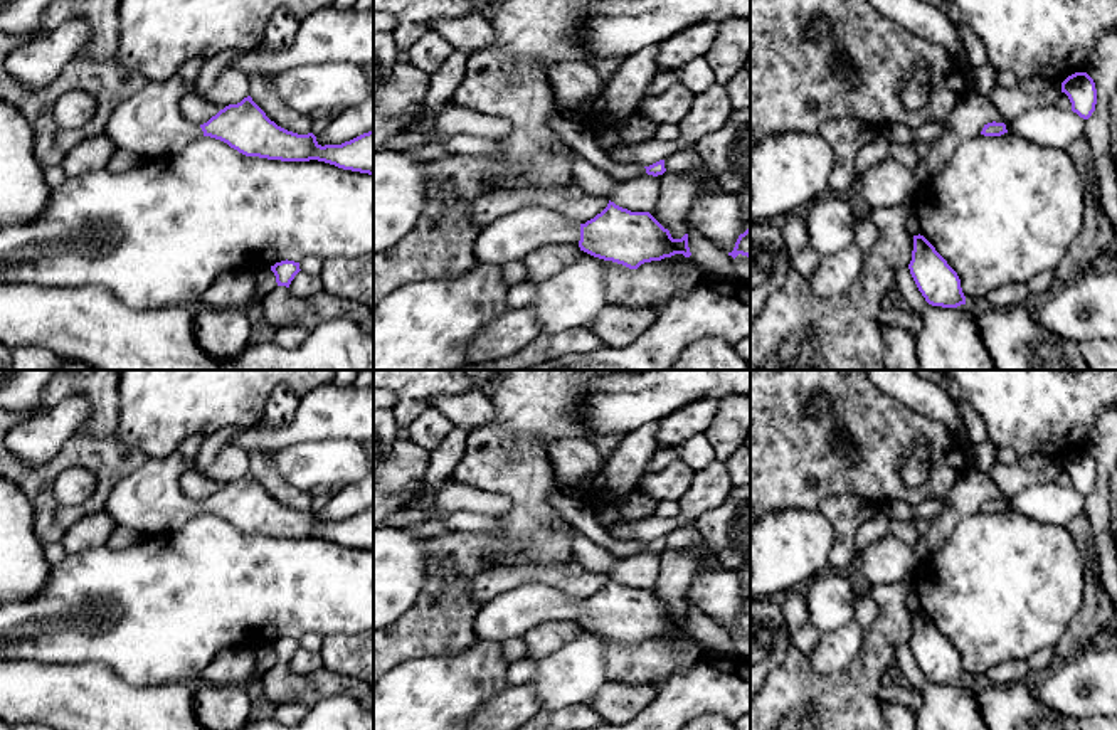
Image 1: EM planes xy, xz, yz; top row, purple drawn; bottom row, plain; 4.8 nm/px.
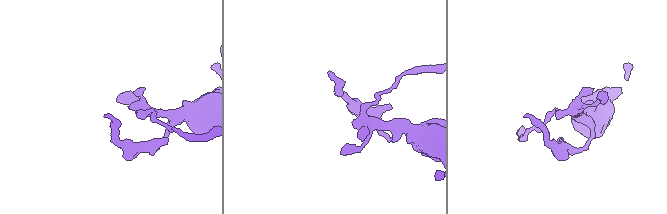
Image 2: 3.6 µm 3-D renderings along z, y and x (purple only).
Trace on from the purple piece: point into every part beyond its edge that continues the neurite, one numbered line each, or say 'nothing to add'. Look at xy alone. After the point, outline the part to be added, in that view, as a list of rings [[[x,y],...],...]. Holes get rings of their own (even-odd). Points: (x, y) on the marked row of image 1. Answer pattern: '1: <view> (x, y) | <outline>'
1: xy (150, 123) | [[[178,72],[165,82],[150,82],[114,109],[103,135],[116,150],[143,158],[175,155],[204,136],[200,126],[182,116],[183,96]]]

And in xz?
1: xz (513, 236) | [[[527,205],[483,227],[474,242],[474,256],[478,262],[503,266],[523,261],[543,246],[579,241],[579,224],[543,205]]]

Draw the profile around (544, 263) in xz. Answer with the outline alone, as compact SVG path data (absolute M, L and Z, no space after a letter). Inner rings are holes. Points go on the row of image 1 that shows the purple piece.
M552 244L535 249L523 259L527 267L525 279L540 284L574 264L580 252L579 244Z

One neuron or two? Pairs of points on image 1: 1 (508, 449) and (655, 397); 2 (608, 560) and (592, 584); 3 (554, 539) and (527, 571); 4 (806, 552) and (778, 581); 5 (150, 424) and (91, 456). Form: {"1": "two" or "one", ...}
{"1": "two", "2": "two", "3": "two", "4": "one", "5": "two"}

